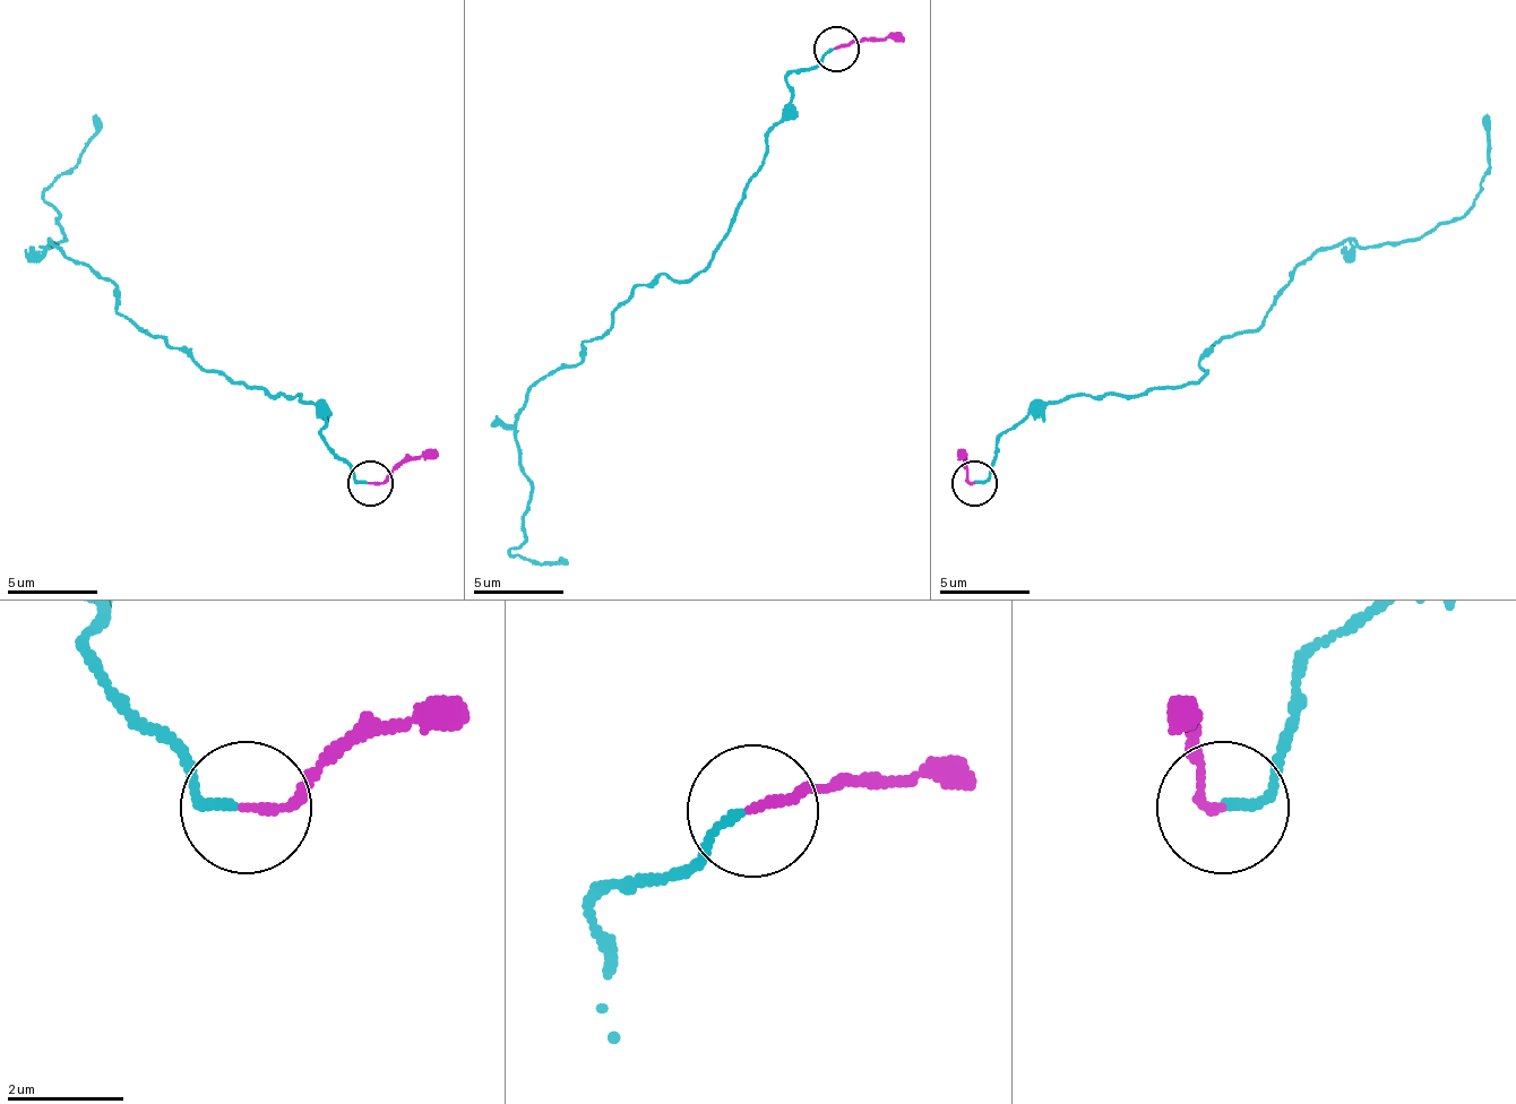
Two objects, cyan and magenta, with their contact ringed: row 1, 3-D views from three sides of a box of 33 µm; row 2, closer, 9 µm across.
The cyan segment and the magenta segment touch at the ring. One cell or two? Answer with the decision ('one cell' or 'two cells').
one cell

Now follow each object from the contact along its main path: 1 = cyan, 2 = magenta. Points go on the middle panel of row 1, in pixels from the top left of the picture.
1: (835, 48), (785, 78), (699, 273), (637, 286), (528, 389), (510, 551), (560, 560)
2: (835, 48), (903, 34)

